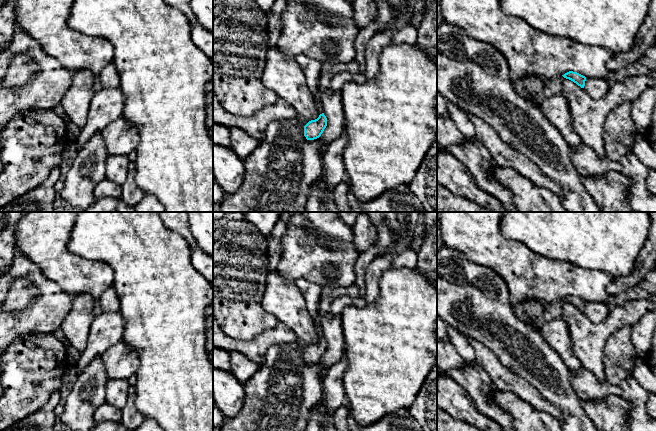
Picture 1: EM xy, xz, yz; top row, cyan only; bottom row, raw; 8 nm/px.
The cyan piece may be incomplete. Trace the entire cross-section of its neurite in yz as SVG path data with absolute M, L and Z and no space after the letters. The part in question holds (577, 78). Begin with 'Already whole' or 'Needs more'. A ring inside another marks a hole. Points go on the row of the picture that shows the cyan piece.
Already whole. M569 71L562 76L566 79L573 81L581 88L584 88L585 86L586 77L577 72Z

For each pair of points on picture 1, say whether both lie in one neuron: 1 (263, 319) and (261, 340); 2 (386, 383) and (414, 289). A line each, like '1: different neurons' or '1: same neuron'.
1: different neurons
2: same neuron

